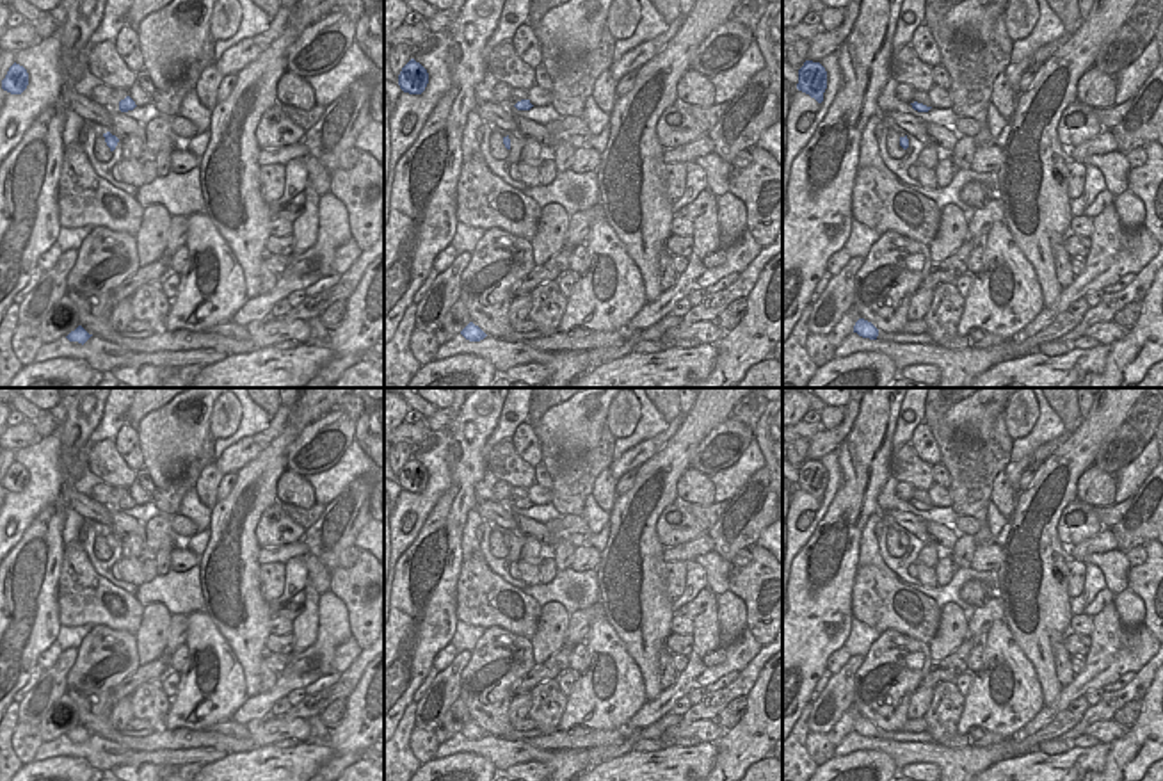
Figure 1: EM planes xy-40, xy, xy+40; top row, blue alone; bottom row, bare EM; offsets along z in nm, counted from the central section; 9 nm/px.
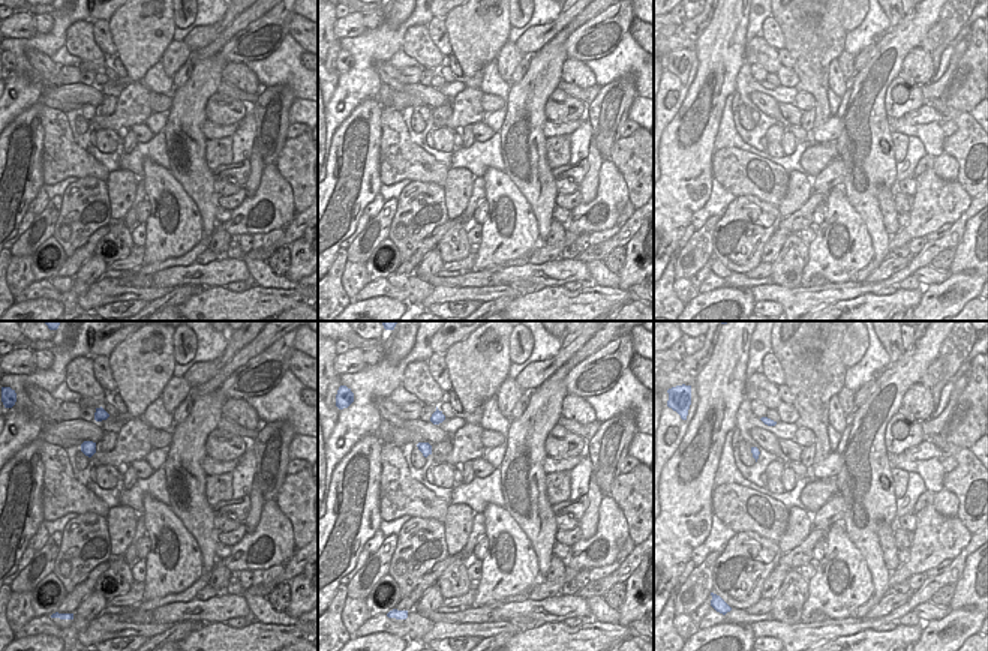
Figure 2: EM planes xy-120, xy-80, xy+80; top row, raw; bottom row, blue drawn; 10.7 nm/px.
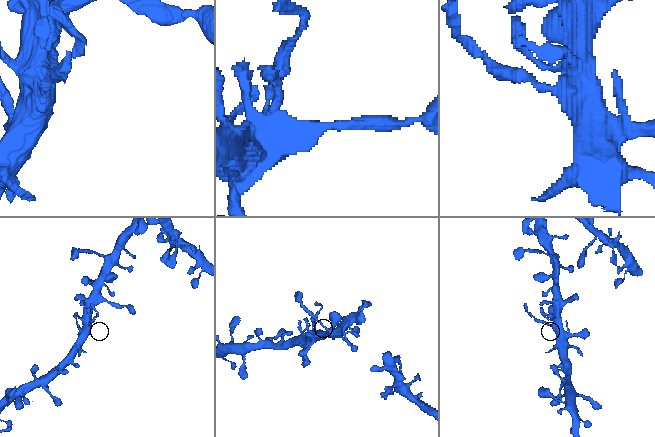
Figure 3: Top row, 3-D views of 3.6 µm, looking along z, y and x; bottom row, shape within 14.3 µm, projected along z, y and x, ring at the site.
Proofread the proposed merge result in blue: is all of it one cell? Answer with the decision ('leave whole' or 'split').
split

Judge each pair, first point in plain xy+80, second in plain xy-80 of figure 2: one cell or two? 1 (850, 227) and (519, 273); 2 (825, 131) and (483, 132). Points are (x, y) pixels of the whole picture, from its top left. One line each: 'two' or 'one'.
1: two
2: one

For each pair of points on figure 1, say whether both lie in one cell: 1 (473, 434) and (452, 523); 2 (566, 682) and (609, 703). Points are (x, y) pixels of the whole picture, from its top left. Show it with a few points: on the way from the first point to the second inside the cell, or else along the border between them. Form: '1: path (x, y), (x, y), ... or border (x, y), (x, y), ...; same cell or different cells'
1: path (466, 456), (463, 490), (456, 502); same cell
2: border (578, 673), (568, 698); different cells

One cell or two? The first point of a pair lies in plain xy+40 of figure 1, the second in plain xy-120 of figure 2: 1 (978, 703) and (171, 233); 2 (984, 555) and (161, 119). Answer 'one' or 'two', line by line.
1: one
2: two

